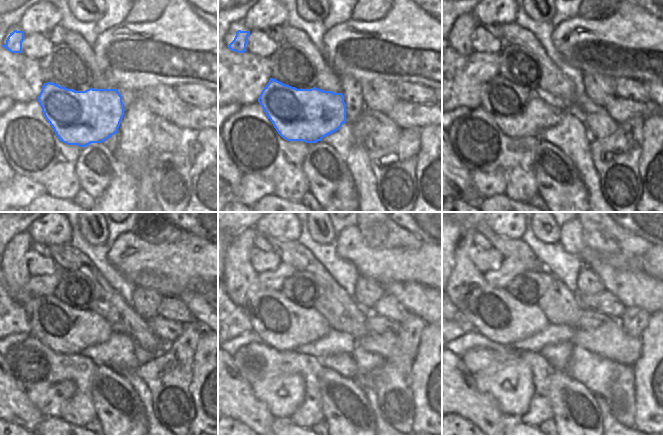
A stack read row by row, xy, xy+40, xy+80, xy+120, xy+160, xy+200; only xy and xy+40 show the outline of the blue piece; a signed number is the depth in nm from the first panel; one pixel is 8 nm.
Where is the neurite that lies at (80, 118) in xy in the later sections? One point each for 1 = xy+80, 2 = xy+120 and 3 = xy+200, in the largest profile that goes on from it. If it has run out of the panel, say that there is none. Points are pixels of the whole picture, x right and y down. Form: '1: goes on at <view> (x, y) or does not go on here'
1: goes on at xy+80 (519, 111)
2: goes on at xy+120 (64, 329)
3: goes on at xy+200 (495, 314)

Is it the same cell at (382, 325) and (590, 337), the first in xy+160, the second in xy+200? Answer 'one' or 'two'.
two

